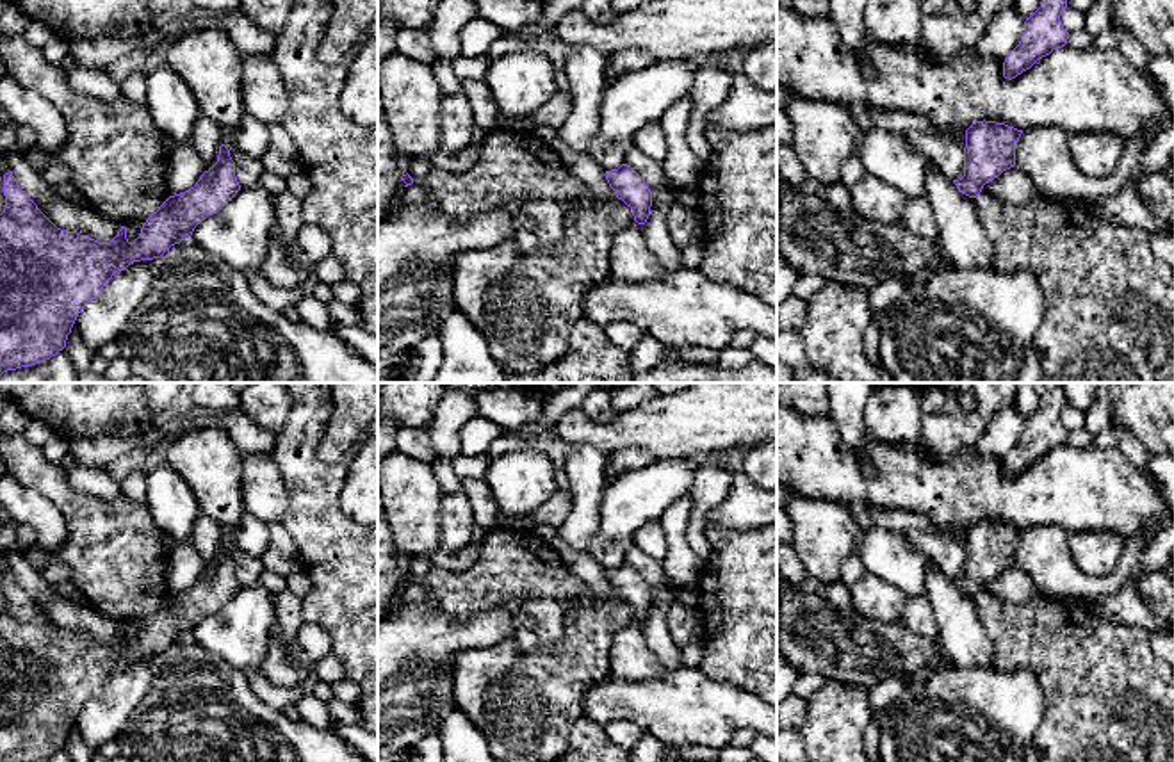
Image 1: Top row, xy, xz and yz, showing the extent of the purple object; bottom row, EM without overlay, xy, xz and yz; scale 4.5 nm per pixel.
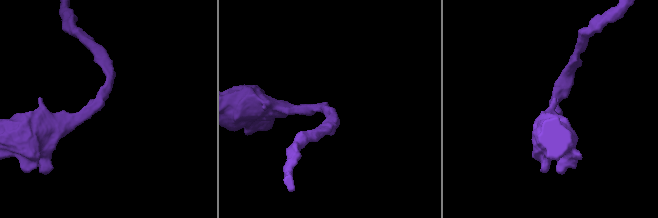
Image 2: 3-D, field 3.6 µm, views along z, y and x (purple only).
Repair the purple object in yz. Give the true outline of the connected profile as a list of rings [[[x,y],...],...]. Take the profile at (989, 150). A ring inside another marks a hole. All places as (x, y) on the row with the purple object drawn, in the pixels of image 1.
[[[976,121],[966,130],[964,176],[953,180],[958,192],[976,198],[983,185],[1015,166],[1015,144],[1023,130],[996,121]]]

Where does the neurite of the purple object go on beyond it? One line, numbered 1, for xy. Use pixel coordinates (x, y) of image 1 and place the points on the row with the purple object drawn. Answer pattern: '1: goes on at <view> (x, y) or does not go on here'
1: does not go on here

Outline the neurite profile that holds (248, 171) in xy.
[[[221,128],[221,144],[230,150],[230,157],[235,162],[235,176],[241,187],[251,187],[260,183],[260,176],[265,171],[262,162],[251,158],[237,150],[233,130]]]

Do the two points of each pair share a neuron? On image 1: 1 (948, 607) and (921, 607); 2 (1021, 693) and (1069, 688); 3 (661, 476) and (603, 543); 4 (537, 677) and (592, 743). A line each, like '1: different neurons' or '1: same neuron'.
1: different neurons
2: different neurons
3: same neuron
4: different neurons

